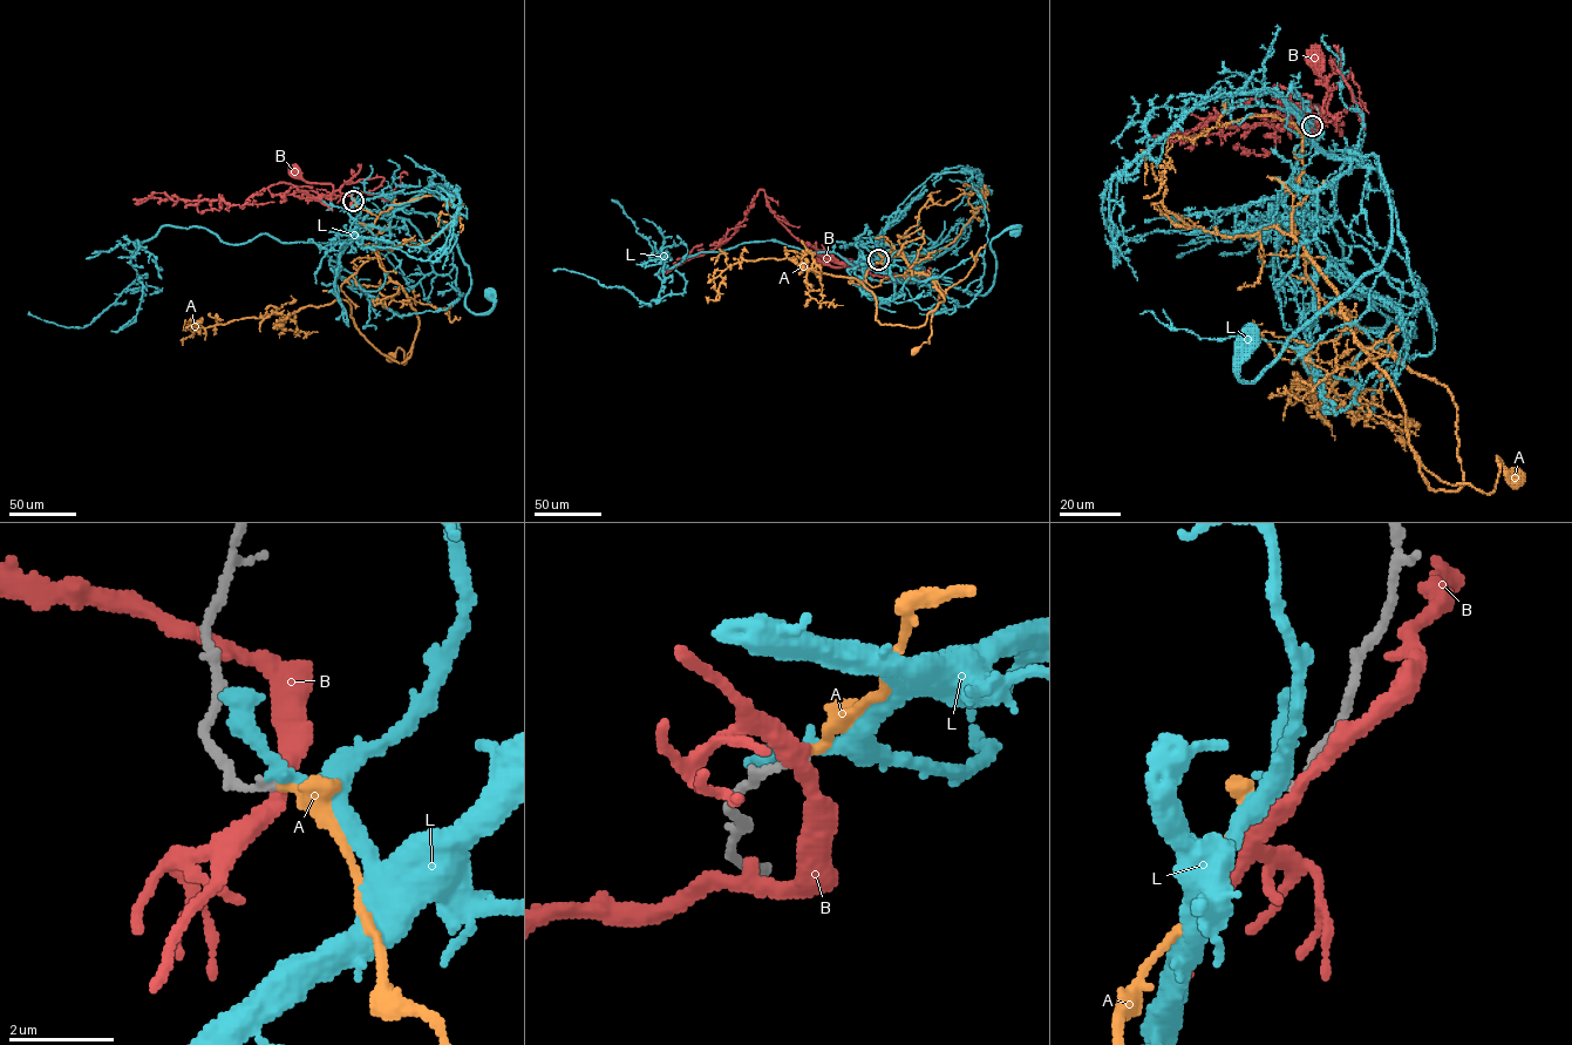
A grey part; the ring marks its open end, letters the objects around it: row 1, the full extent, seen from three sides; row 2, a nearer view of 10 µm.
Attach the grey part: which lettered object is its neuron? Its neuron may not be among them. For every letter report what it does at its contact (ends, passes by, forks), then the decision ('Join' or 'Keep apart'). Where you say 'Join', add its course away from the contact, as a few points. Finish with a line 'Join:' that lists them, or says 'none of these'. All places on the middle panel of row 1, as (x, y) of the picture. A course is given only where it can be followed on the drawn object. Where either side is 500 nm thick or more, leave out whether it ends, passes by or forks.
A: It ends there. Join. Its course: (878, 259), (902, 251), (944, 298), (932, 311), (930, 343), (913, 351)
B: It passes by. Keep apart
L: It passes by. Keep apart
Join: A

